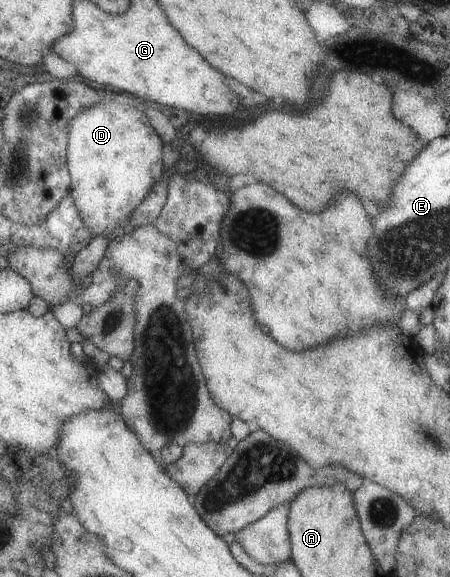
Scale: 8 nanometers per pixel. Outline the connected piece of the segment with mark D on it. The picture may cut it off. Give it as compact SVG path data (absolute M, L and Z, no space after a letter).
M103 99L89 109L83 109L67 123L66 163L70 175L70 196L83 225L91 231L91 237L107 237L108 240L125 235L129 225L129 215L145 199L149 189L165 179L162 163L161 141L147 117L140 109L123 104L114 99Z

